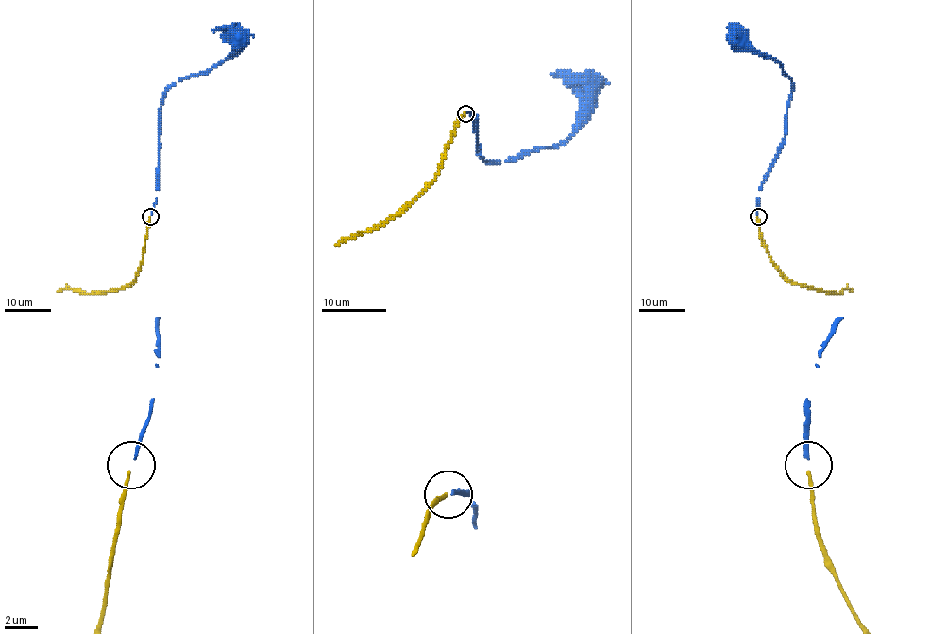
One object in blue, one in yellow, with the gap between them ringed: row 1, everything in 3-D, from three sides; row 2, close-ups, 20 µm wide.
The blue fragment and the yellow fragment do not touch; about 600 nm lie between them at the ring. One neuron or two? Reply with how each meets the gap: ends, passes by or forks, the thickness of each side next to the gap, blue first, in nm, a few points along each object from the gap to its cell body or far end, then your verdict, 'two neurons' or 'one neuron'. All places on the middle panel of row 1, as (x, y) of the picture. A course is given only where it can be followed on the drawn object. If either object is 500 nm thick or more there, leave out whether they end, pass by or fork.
blue ends there; yellow ends there; 190 nm thick on the blue side, 190 nm on the other; blue runs (466, 113), (476, 118), (480, 153), (487, 162), (505, 162), (560, 145), (595, 94), (594, 84); yellow runs (465, 113), (457, 120), (432, 179), (396, 214), (373, 228), (346, 237), (336, 246); one neuron

